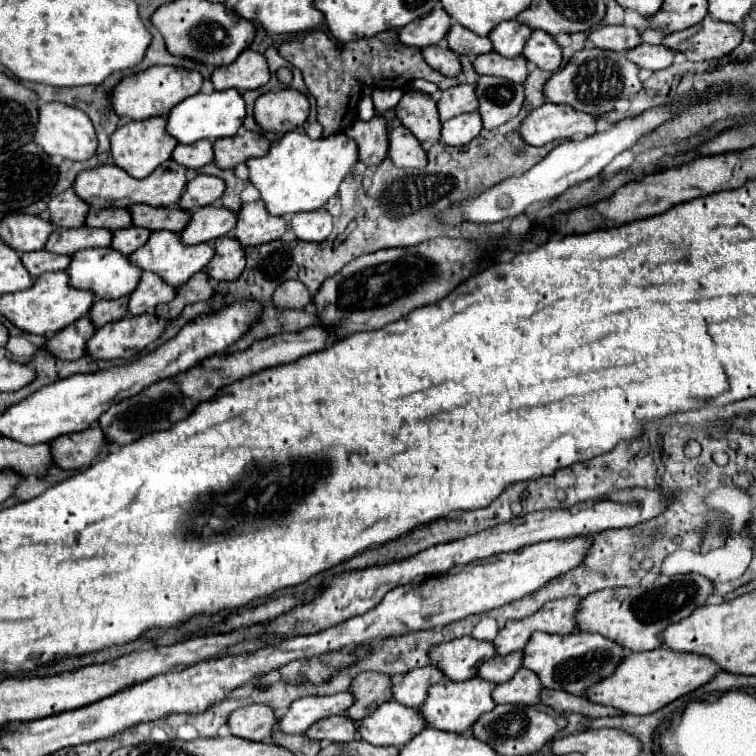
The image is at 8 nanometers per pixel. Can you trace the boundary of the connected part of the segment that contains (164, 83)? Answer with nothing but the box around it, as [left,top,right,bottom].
[110,67,202,119]

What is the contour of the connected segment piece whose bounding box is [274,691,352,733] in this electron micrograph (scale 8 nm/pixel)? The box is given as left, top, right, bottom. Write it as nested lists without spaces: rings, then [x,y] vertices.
[[[348,691],[336,695],[314,695],[292,701],[286,715],[282,715],[274,729],[282,733],[304,733],[312,723],[324,717],[342,715],[352,705],[352,695]]]

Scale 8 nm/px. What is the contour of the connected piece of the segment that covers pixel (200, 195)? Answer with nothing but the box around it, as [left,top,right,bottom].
[178,175,224,211]

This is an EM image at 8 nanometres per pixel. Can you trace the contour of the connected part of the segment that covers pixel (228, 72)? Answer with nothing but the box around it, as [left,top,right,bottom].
[212,49,270,91]

